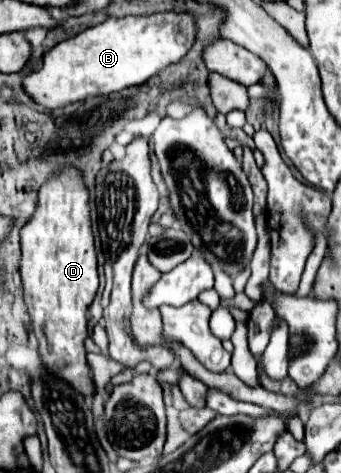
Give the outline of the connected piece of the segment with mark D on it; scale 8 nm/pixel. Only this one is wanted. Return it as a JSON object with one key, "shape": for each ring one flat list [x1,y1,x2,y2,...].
{"shape":[[62,167,60,173,40,187,36,213,20,229,20,237,20,277,30,325,36,335,44,333,48,343,44,349,40,347,42,363,48,365,48,369,56,369,56,373,60,373,66,381,72,381,80,393,90,395,94,385,86,363,84,339,88,337,86,311,98,289,98,265,90,223,90,195,78,167]]}

